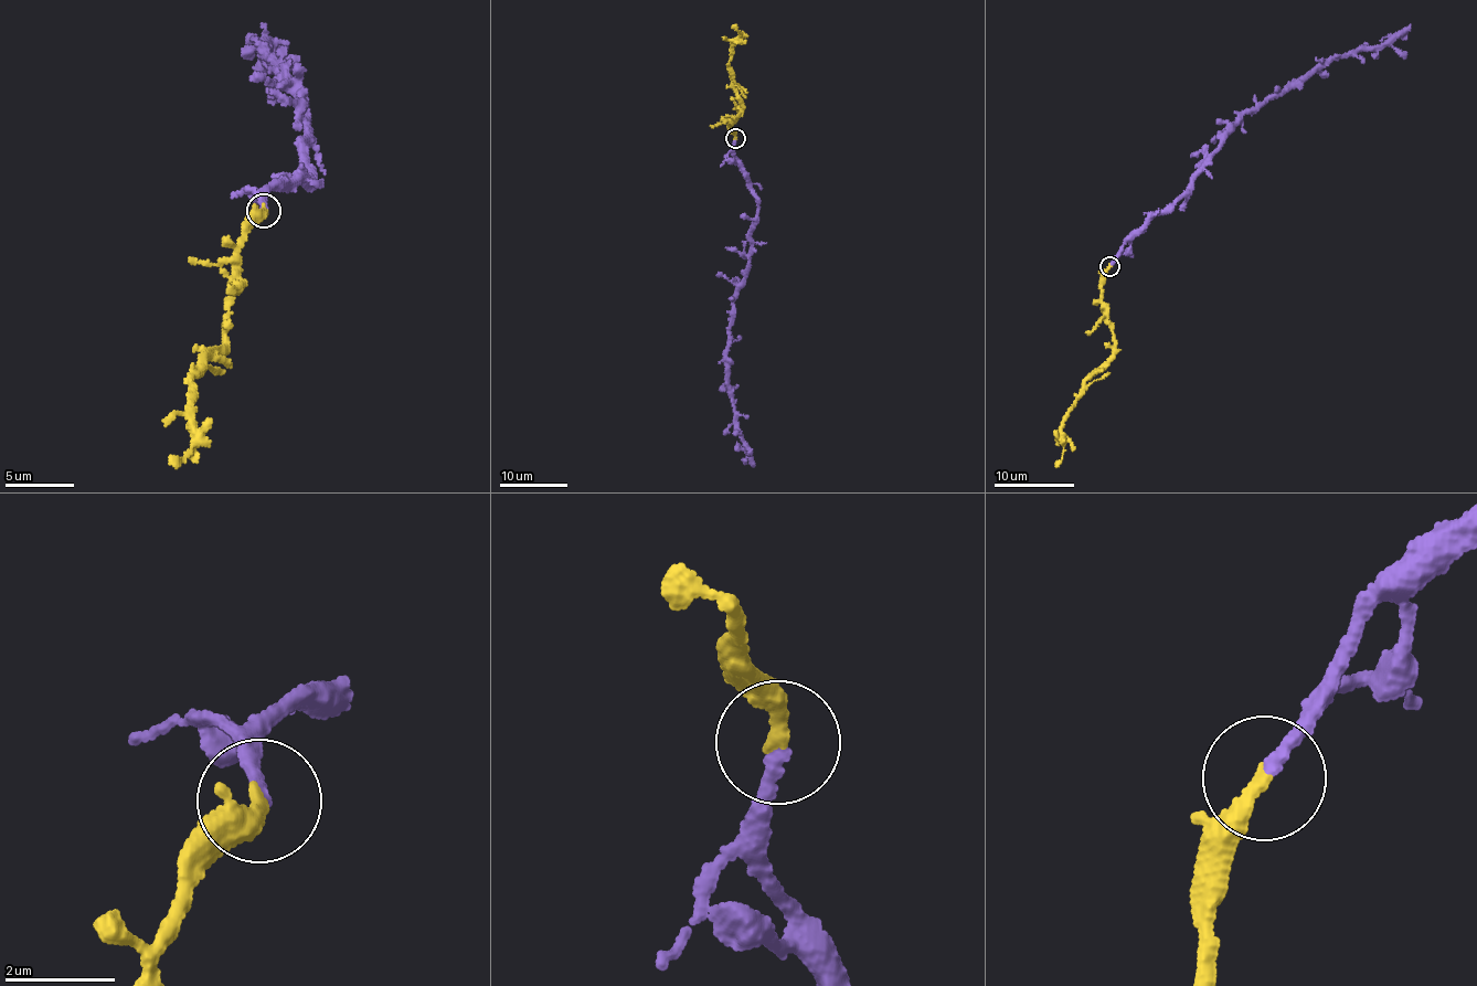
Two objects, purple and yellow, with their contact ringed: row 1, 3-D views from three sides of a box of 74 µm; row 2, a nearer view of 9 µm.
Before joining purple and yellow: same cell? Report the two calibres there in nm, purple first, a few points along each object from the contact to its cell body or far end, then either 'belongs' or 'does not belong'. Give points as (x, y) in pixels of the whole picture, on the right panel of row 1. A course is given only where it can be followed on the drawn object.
240 nm thick on the purple side, 320 nm on the other; purple runs (1109, 265), (1187, 190), (1220, 136), (1240, 117), (1335, 59), (1380, 49), (1410, 24); yellow runs (1109, 267), (1101, 296), (1114, 354), (1084, 382), (1072, 404), (1055, 466); belongs

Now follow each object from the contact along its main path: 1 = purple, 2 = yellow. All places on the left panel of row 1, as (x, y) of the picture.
1: (263, 208), (267, 190), (312, 176), (301, 89), (259, 53), (273, 45), (268, 65), (295, 61)
2: (263, 211), (243, 243), (224, 347), (201, 358), (201, 372), (190, 380), (195, 444), (179, 460), (171, 463)

